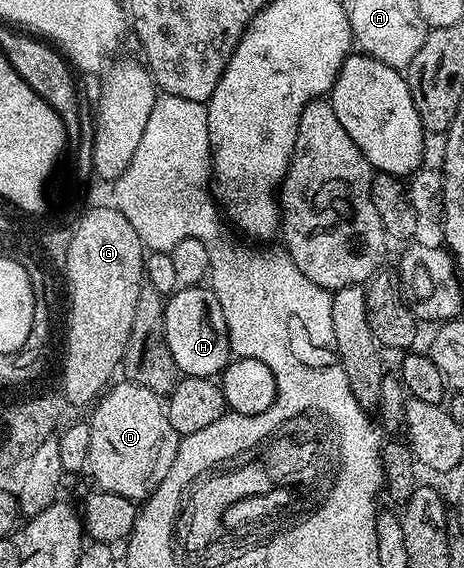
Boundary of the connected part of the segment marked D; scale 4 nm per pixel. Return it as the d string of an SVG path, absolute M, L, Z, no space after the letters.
M117 381L96 400L92 411L93 416L88 416L87 419L90 427L87 471L93 474L93 479L97 482L94 484L102 491L119 493L119 497L127 497L134 501L148 499L155 493L155 489L159 489L163 477L167 477L167 469L175 465L175 457L179 453L182 441L182 436L178 435L175 429L171 429L171 421L165 412L162 396L138 383Z

